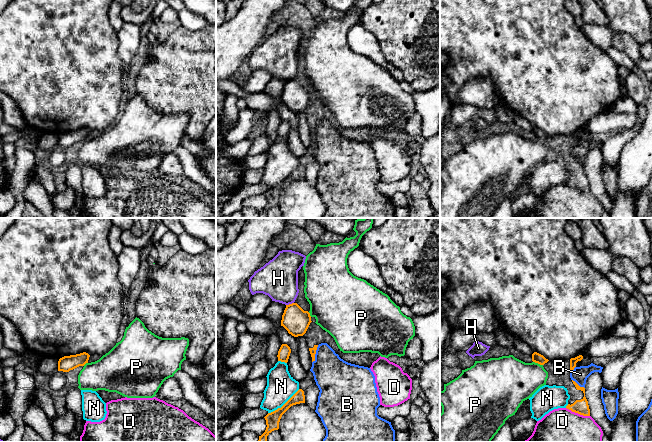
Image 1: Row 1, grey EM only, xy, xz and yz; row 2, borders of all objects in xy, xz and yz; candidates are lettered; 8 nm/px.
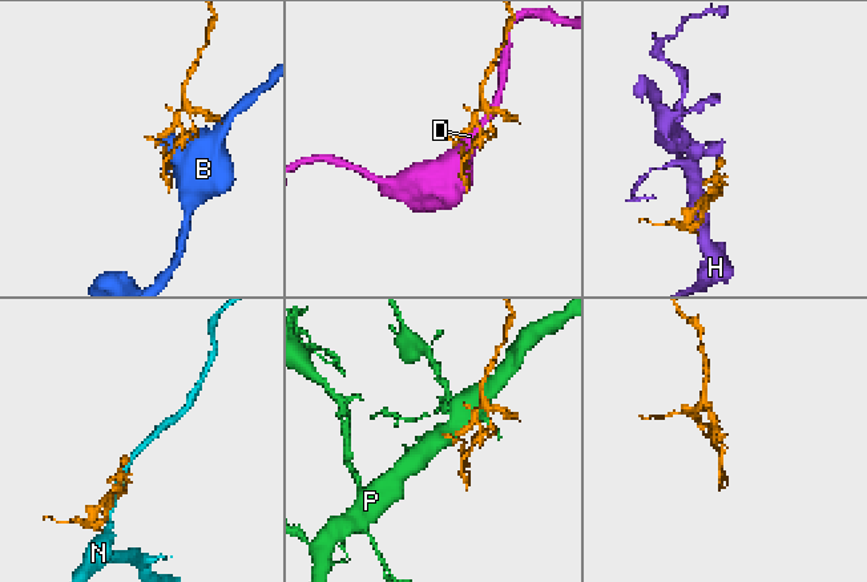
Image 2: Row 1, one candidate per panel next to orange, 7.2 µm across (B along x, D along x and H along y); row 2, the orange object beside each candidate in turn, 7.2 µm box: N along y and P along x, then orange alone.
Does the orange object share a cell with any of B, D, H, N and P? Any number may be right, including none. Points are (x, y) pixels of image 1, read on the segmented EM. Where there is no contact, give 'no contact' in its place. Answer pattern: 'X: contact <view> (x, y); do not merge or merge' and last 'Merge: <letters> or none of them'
B: contact xz (315, 353); do not merge
D: contact yz (578, 413); do not merge
H: contact xz (289, 304); do not merge
N: contact xz (284, 404); do not merge
P: contact yz (538, 363); do not merge
Merge: none of them

